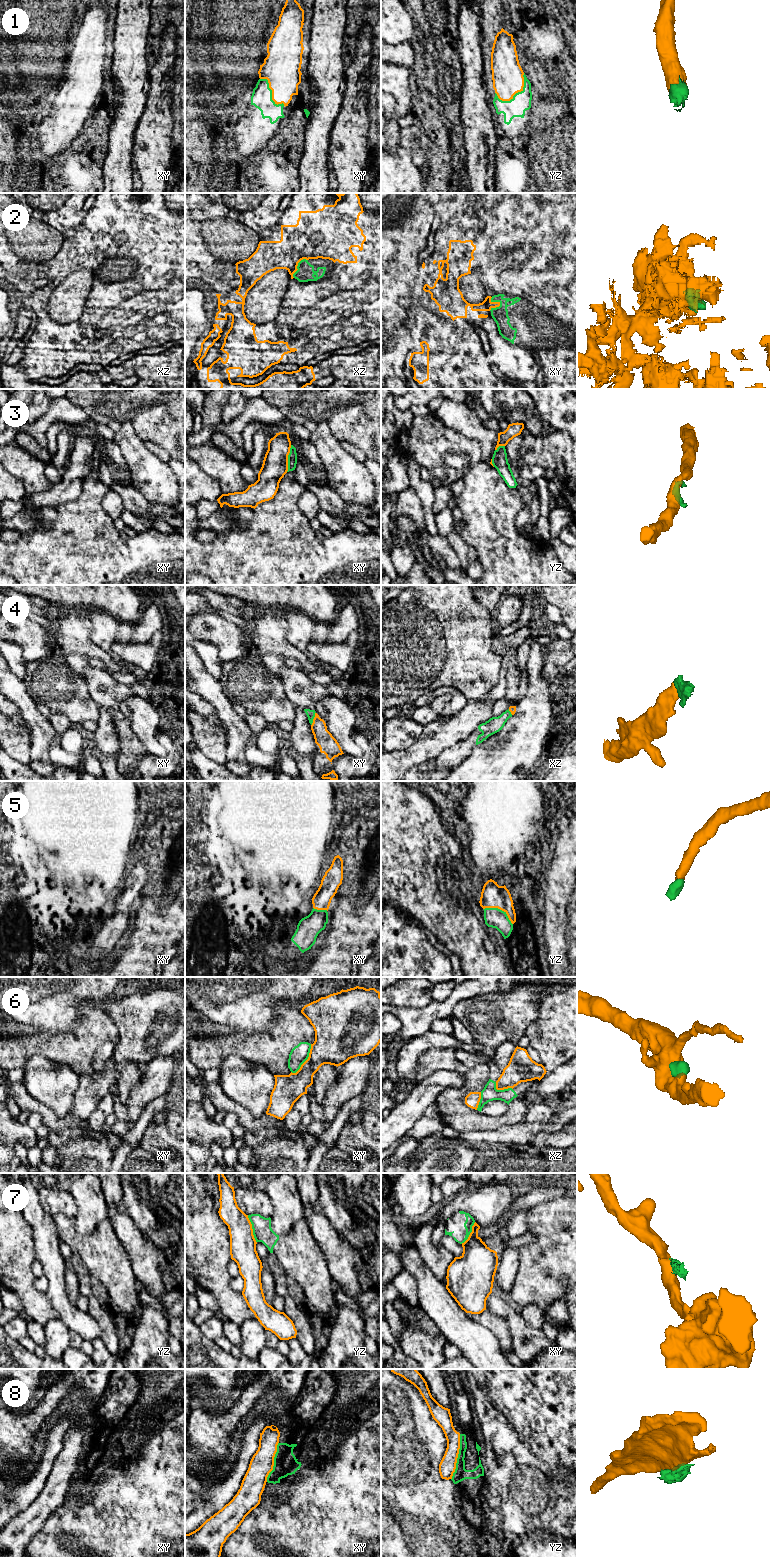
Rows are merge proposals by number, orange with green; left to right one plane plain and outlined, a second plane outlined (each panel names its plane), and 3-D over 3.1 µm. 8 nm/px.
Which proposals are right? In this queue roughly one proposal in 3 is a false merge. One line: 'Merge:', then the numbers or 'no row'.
Merge: 1, 2, 4, 5

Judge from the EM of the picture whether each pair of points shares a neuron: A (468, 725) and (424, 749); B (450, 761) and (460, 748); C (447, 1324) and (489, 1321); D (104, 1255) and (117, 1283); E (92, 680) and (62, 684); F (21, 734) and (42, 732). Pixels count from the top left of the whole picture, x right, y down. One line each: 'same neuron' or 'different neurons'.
A: same neuron
B: same neuron
C: different neurons
D: same neuron
E: different neurons
F: different neurons

